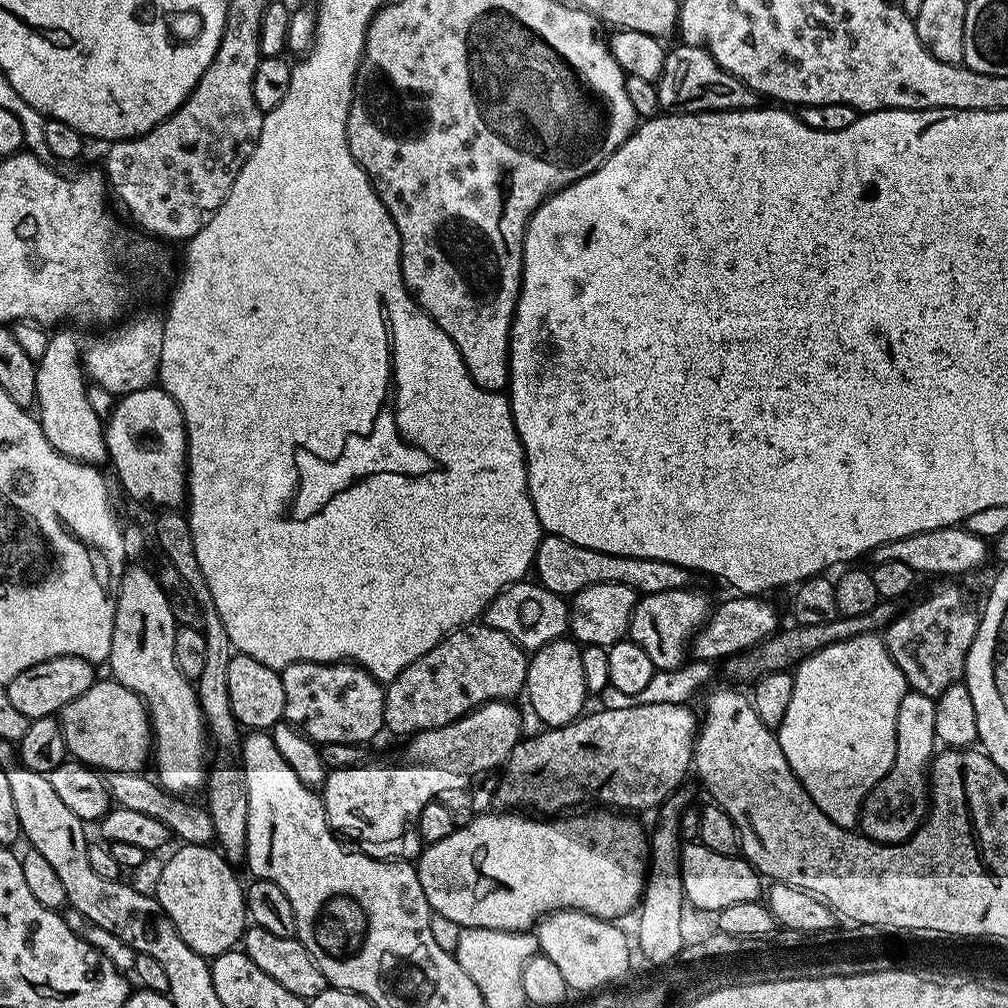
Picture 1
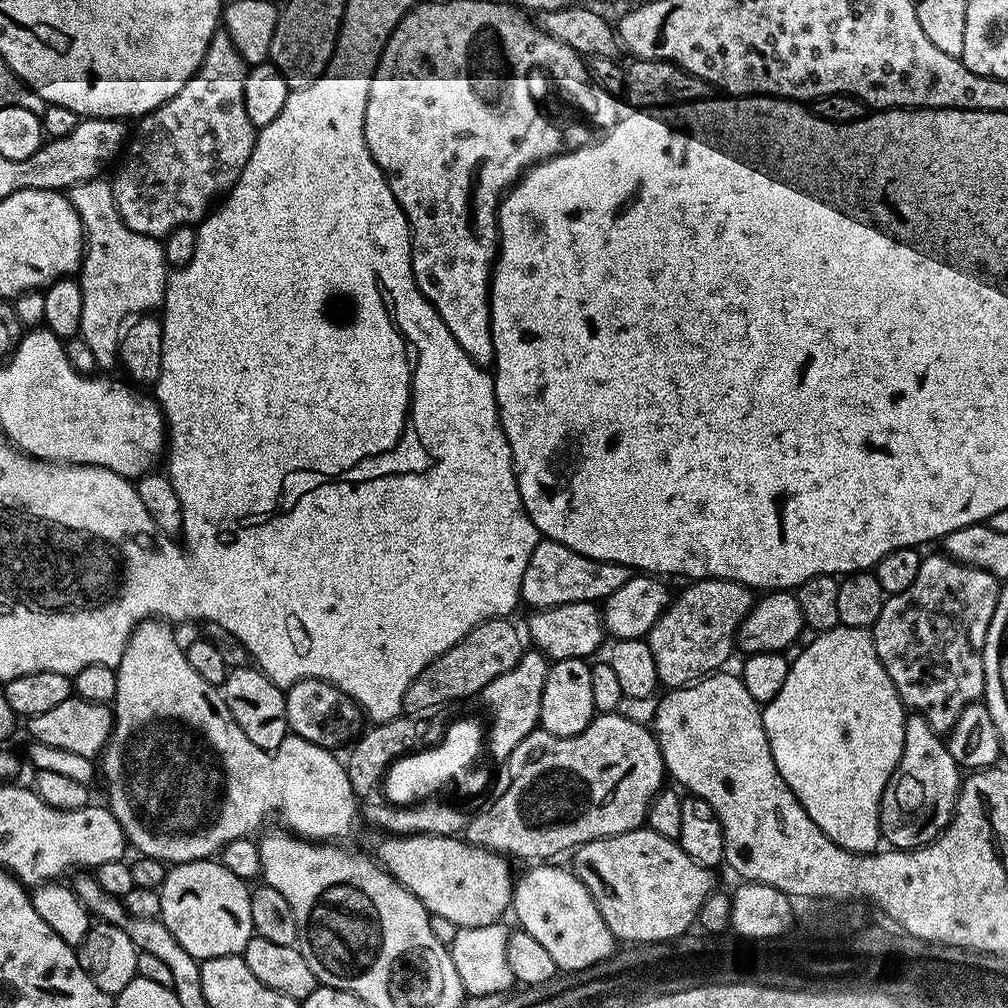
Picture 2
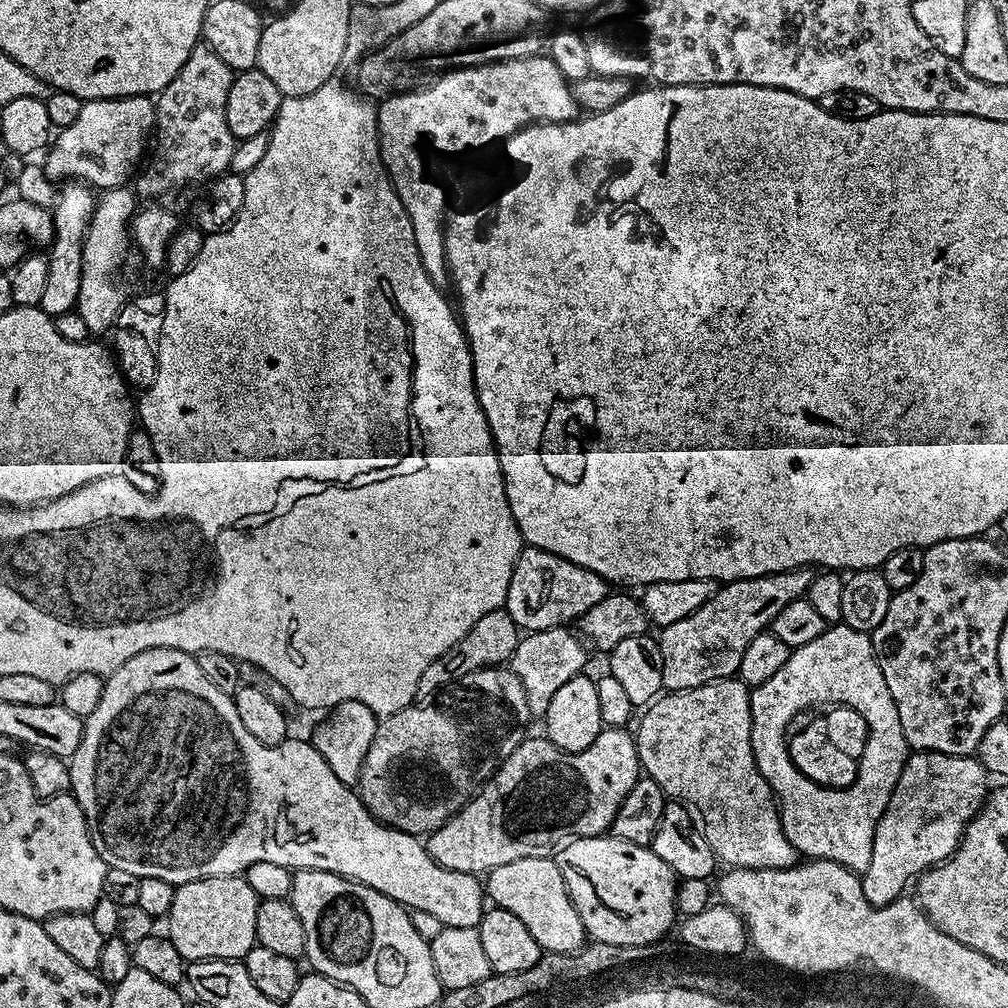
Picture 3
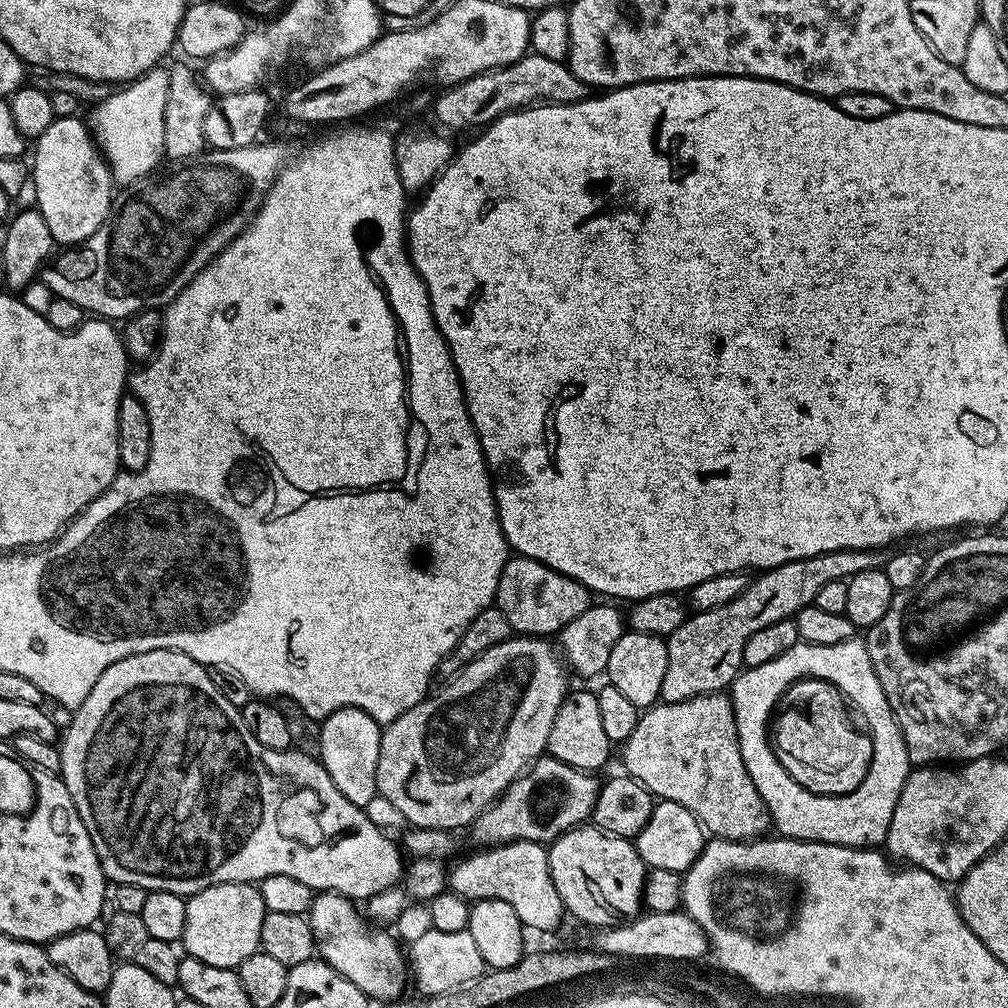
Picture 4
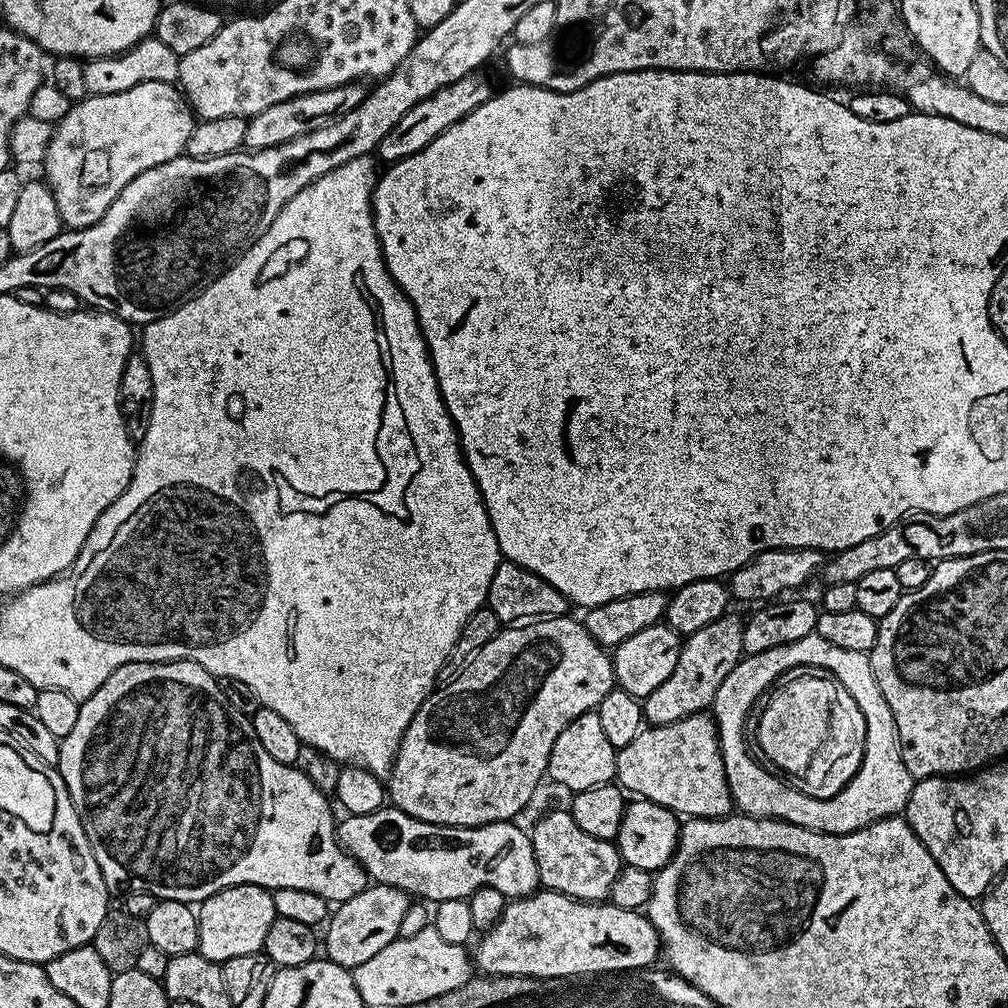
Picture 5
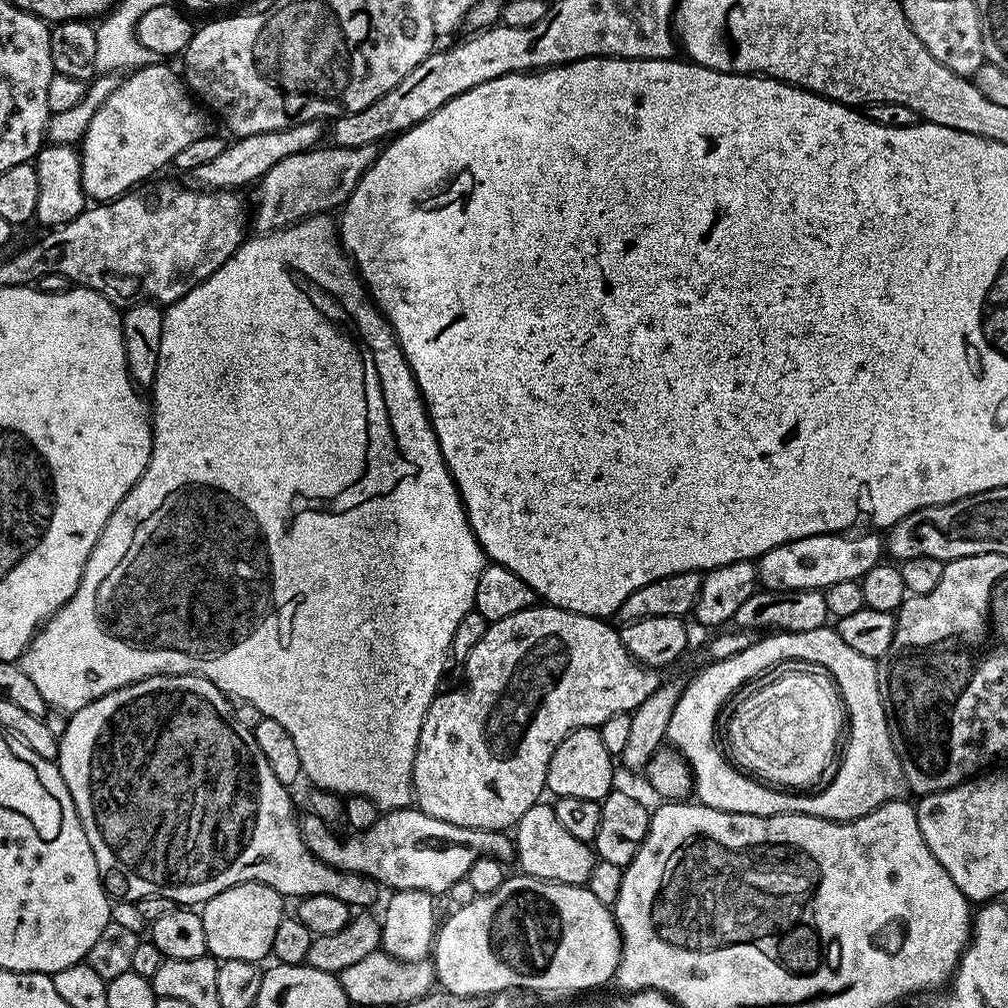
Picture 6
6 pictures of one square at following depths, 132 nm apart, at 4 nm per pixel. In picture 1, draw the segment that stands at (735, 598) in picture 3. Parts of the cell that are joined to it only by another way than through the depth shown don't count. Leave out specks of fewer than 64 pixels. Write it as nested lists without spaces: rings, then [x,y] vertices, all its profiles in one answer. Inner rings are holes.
[[[692,587],[641,595],[634,606],[634,614],[630,614],[627,639],[642,646],[642,651],[659,671],[684,667],[690,656],[692,637],[704,627],[708,613],[714,607],[713,601],[708,601],[706,593]]]

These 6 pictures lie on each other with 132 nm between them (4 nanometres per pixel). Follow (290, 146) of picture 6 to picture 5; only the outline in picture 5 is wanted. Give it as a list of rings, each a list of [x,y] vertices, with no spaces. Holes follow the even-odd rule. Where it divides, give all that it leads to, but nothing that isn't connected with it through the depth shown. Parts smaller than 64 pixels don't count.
[[[360,82],[334,86],[330,90],[314,90],[301,96],[290,98],[286,102],[278,102],[274,106],[266,106],[258,114],[248,120],[244,148],[257,152],[270,146],[278,146],[282,142],[290,142],[290,138],[298,138],[302,134],[310,134],[310,130],[318,130],[330,122],[334,122],[342,114],[350,114],[361,104],[366,95],[365,85]]]

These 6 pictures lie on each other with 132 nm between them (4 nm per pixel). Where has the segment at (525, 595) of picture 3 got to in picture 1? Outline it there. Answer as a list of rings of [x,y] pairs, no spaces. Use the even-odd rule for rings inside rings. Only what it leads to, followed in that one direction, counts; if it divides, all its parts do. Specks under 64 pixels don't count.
[[[545,535],[536,551],[534,576],[546,590],[570,598],[578,590],[602,582],[618,582],[622,586],[630,586],[638,594],[658,594],[662,590],[678,590],[689,583],[690,572],[689,569],[670,562],[615,556],[590,550],[586,546],[578,546],[560,536]]]

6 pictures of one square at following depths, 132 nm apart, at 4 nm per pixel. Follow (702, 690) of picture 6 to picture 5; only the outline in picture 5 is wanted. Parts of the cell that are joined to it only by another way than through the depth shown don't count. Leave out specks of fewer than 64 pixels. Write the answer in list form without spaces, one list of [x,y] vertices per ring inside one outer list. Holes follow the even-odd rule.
[[[813,634],[798,638],[798,642],[786,642],[786,646],[774,646],[774,650],[762,650],[762,654],[744,656],[736,663],[734,670],[726,674],[726,682],[718,686],[710,712],[716,721],[716,735],[720,738],[728,789],[735,807],[745,816],[785,820],[787,824],[822,834],[850,834],[888,816],[901,815],[908,804],[914,778],[902,762],[898,726],[894,726],[894,714],[890,714],[890,706],[886,706],[882,690],[878,690],[869,653],[842,650],[842,646],[833,646],[826,642],[826,638]],[[807,664],[812,667],[809,669],[823,670],[839,684],[846,686],[854,702],[858,702],[862,718],[866,718],[866,750],[862,766],[844,789],[825,800],[808,796],[787,779],[773,774],[755,755],[752,757],[748,753],[748,744],[744,741],[744,723],[756,699],[760,695],[763,697],[777,683],[775,680],[779,678],[780,672],[788,672],[791,668],[804,670]]]

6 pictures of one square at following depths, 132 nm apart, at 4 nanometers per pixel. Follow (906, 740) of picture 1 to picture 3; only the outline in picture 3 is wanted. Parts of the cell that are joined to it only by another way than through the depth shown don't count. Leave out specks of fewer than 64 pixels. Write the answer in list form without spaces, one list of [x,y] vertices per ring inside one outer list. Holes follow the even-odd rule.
[[[913,751],[904,761],[904,768],[900,771],[900,777],[888,799],[888,805],[884,811],[884,817],[880,820],[880,826],[876,830],[874,842],[874,854],[870,858],[870,866],[862,873],[862,883],[866,898],[875,908],[881,908],[887,904],[901,899],[905,895],[904,887],[924,875],[930,868],[944,863],[952,857],[960,841],[964,838],[969,825],[975,820],[984,801],[990,792],[989,773],[984,771],[979,759],[975,755],[947,756],[941,752],[917,752]]]

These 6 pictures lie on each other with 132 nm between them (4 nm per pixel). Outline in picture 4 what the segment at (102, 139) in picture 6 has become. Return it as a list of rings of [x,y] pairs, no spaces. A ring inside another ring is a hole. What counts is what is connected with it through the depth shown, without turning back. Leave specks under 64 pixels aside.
[[[79,115],[70,118],[57,118],[41,136],[35,137],[36,157],[30,160],[30,184],[36,187],[35,211],[46,218],[53,241],[60,246],[79,246],[83,240],[90,238],[108,219],[114,203],[114,181],[112,171],[101,152],[100,145],[93,139],[89,125]]]

